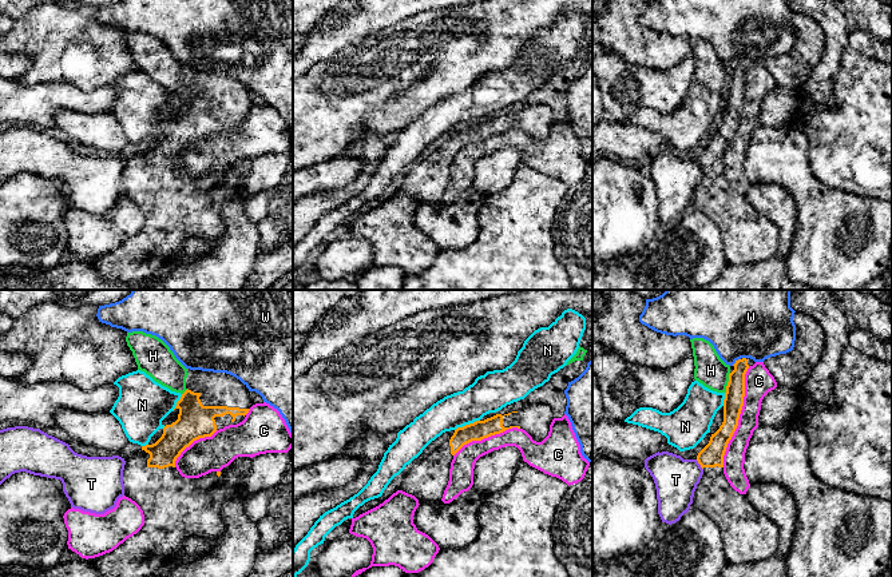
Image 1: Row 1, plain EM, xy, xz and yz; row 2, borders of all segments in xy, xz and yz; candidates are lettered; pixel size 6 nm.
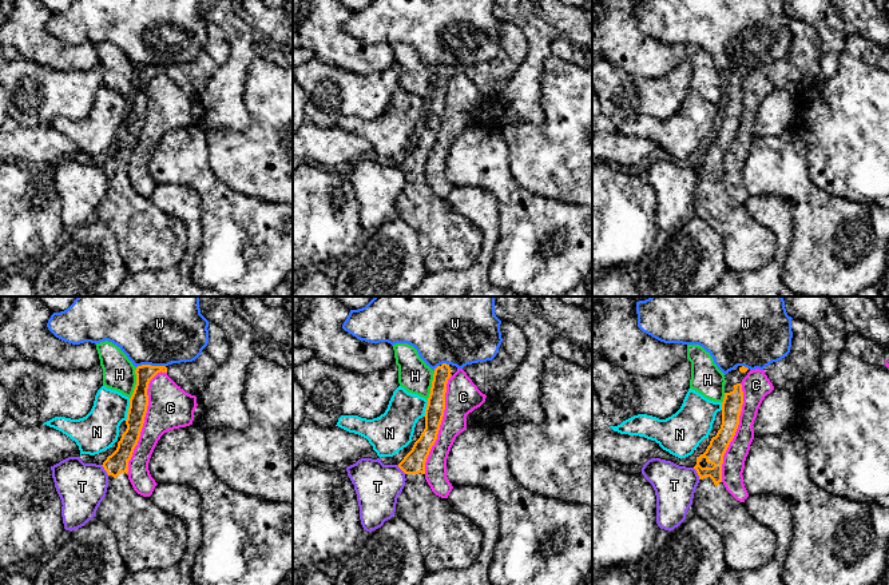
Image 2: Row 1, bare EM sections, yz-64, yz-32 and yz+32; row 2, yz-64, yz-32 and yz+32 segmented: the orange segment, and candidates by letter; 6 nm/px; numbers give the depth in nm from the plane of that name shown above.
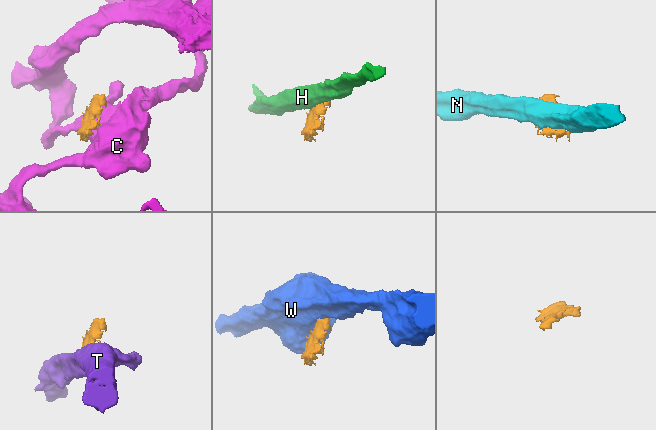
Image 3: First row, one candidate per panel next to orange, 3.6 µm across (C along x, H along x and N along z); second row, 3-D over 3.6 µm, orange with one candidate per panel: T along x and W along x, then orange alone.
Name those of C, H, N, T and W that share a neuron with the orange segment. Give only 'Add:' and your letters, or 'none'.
Add: none

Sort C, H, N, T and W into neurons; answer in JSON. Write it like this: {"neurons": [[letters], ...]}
{"neurons": [["C"], ["H"], ["N"], ["T"], ["W"]]}

